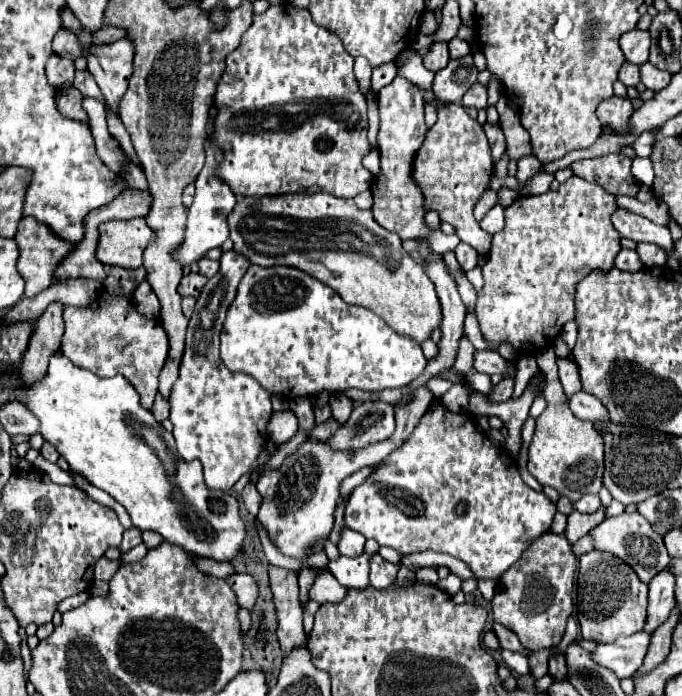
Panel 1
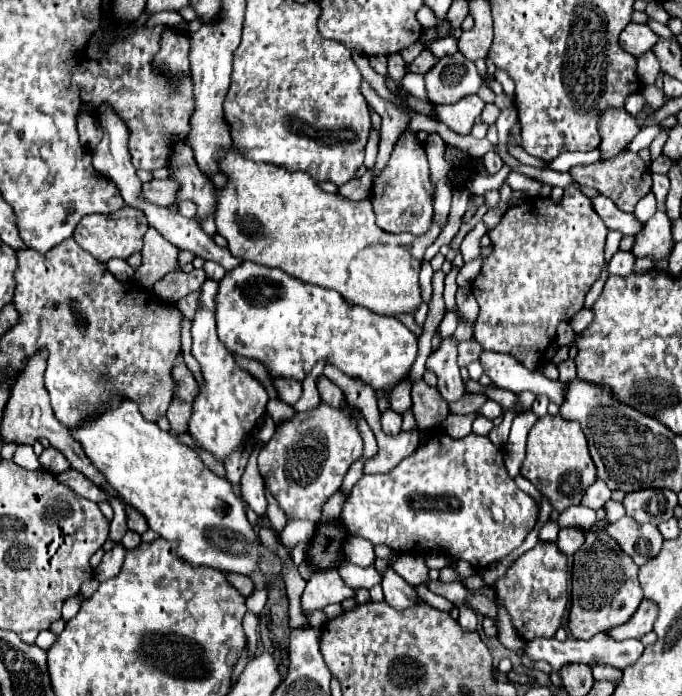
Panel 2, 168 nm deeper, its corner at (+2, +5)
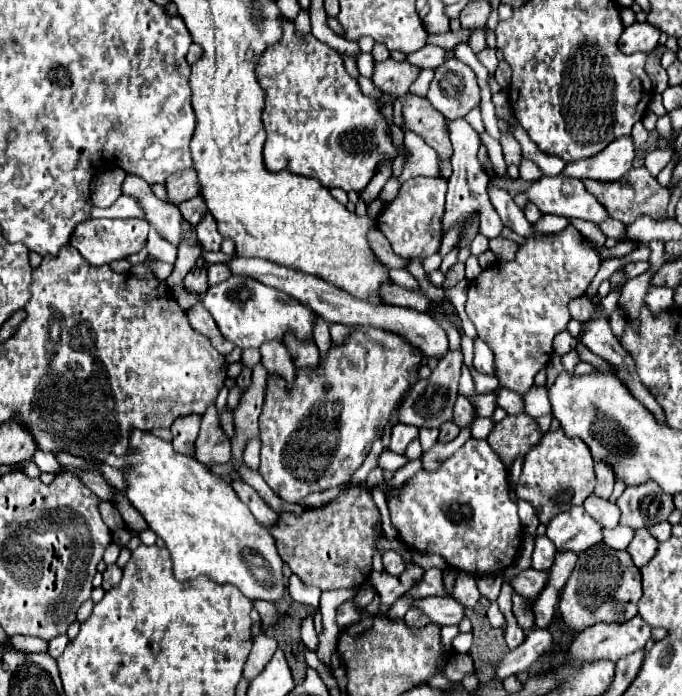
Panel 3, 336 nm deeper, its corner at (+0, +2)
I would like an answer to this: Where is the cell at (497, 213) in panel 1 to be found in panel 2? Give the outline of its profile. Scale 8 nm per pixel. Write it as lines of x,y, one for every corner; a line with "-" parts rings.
480,222
472,232
466,234
462,246
460,246
460,252
462,252
462,258
464,262
470,262
474,260
478,254
480,254
480,238
486,234
486,226

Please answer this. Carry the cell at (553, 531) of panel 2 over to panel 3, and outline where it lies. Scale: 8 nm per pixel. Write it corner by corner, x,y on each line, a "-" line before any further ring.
546,535
536,537
532,567
534,569
550,569
552,563
554,563
554,555
556,555
556,547
552,545
552,541

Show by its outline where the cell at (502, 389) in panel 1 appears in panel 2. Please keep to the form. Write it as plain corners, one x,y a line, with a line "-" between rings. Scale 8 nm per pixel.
464,394
458,402
450,404
450,414
472,414
476,412
488,398
484,394

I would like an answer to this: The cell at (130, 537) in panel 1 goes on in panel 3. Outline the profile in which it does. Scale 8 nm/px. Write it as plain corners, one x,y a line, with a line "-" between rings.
114,563
114,565
108,565
108,567
106,567
106,571
104,571
102,575
104,575
102,589
106,591
106,589
110,589
110,587
114,587
114,585
118,585
118,583
120,583
120,579
122,579
122,569

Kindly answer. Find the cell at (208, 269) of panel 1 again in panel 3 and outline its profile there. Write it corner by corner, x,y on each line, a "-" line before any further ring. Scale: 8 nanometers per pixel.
208,265
208,285
216,285
216,283
222,283
230,277
232,273
228,273
228,267
226,265

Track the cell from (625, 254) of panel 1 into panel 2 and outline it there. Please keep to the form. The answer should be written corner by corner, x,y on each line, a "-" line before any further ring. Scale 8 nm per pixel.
616,252
608,264
608,274
628,276
634,266
634,254
632,252

